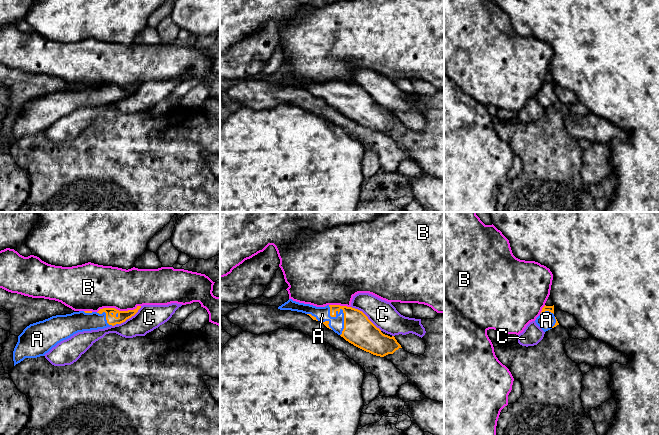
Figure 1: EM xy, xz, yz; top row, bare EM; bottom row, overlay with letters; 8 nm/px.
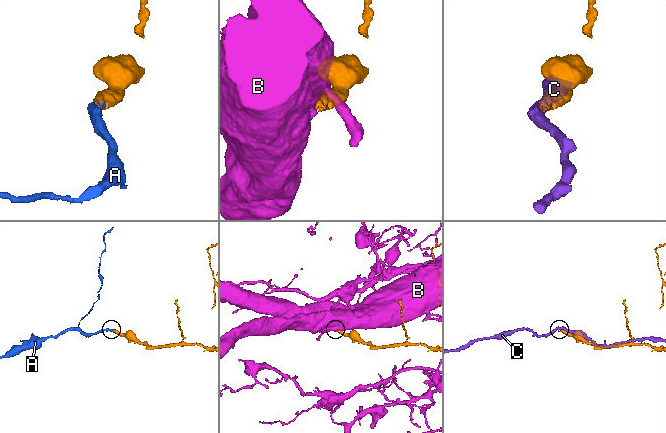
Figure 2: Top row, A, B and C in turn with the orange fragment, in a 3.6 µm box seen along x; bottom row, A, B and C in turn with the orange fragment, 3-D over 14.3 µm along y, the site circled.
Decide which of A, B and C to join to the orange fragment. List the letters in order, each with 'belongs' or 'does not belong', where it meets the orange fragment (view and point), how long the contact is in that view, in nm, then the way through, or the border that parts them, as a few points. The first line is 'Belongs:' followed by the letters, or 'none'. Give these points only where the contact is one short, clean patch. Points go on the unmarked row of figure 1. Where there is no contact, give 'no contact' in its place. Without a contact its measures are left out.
Belongs: A
A: belongs | xz (343, 88) | 260 nm | across xz (358, 106), (343, 88), (339, 92), (322, 90)
B: does not belong | xy (118, 86) | 360 nm
C: does not belong | xz (366, 92) | 320 nm

